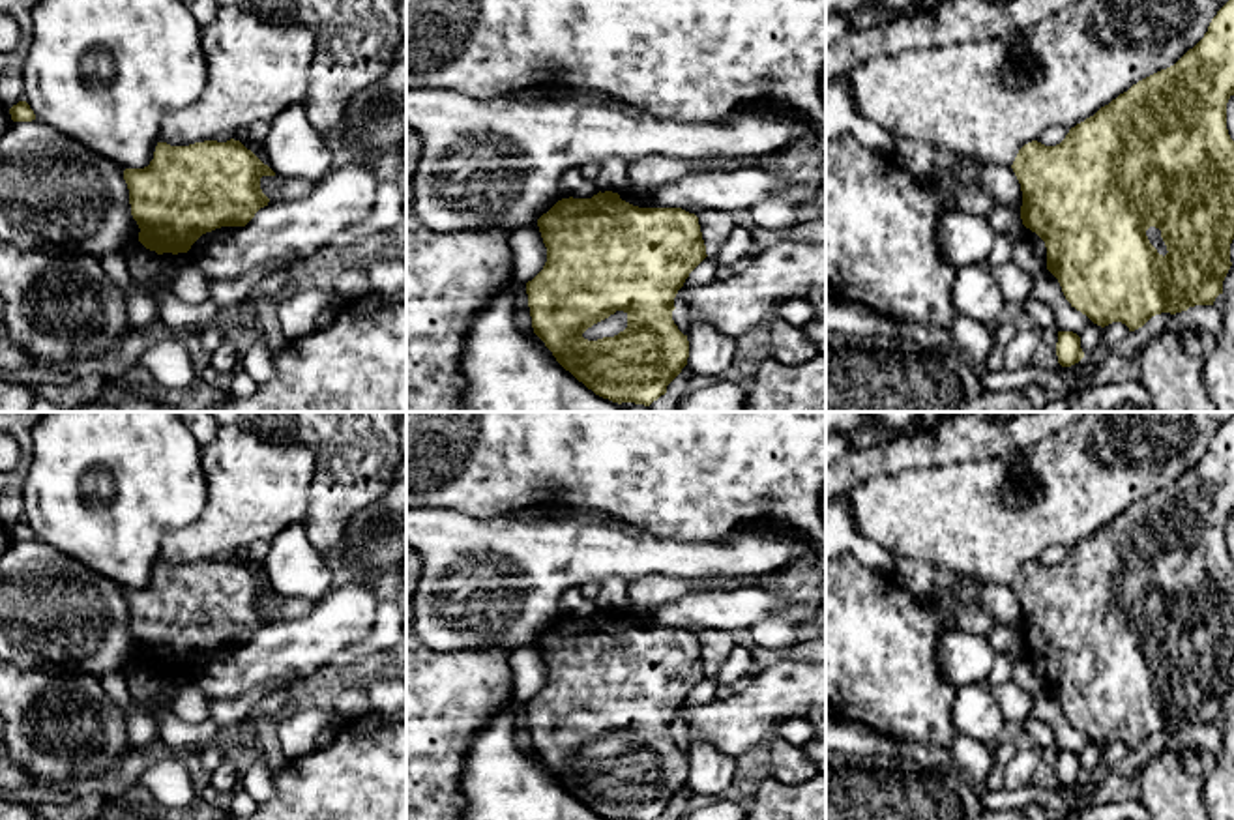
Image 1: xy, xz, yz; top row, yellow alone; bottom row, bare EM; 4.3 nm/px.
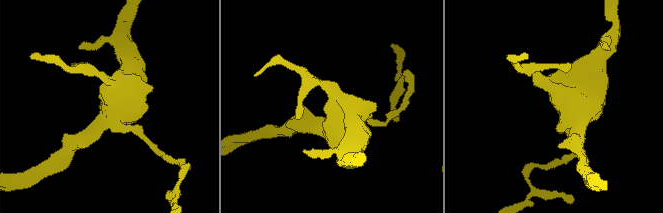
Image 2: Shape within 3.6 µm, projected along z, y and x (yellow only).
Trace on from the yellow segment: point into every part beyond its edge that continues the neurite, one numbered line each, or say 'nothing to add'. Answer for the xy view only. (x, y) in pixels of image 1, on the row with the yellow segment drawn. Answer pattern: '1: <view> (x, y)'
nothing to add

